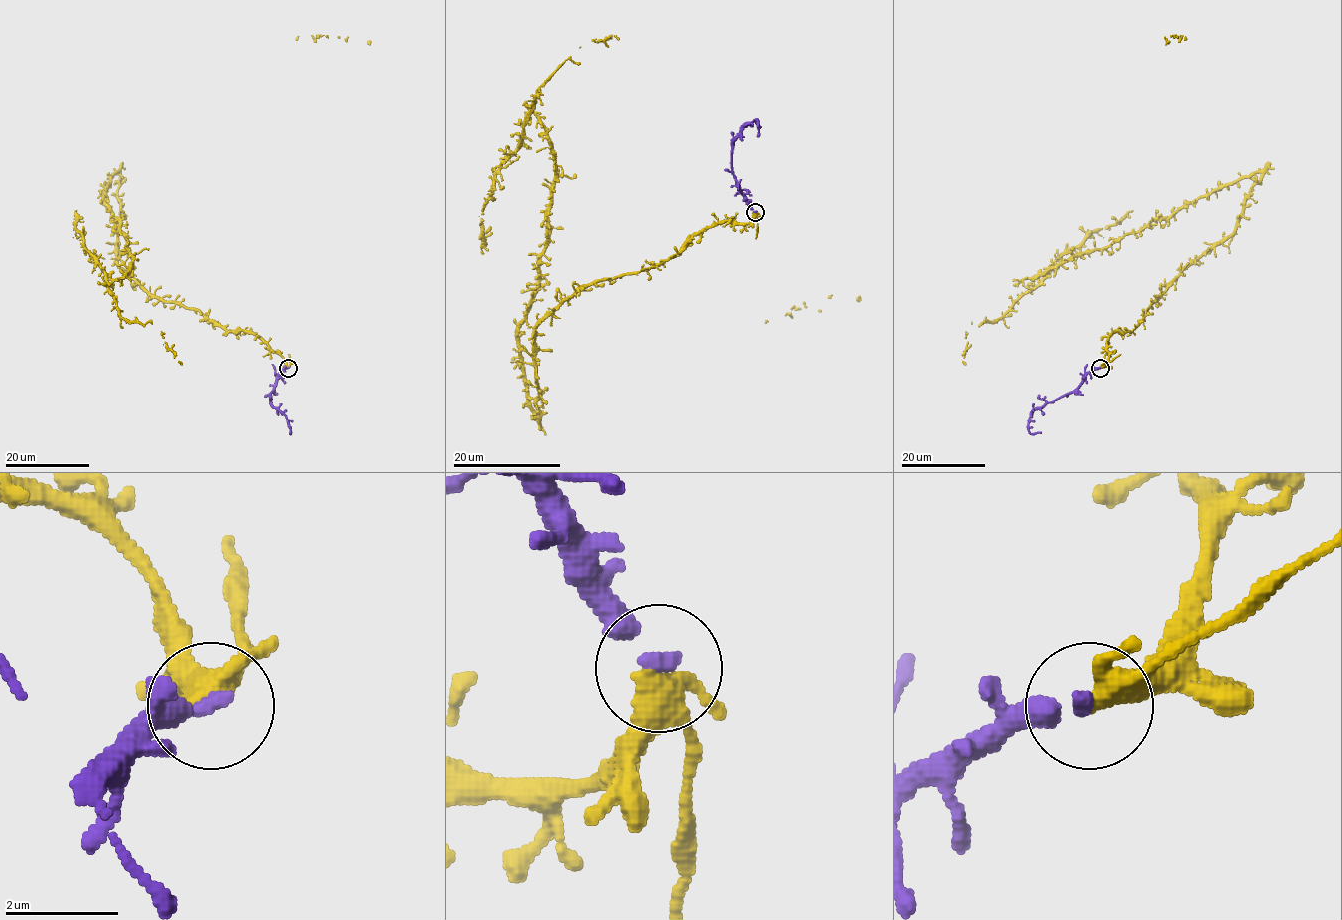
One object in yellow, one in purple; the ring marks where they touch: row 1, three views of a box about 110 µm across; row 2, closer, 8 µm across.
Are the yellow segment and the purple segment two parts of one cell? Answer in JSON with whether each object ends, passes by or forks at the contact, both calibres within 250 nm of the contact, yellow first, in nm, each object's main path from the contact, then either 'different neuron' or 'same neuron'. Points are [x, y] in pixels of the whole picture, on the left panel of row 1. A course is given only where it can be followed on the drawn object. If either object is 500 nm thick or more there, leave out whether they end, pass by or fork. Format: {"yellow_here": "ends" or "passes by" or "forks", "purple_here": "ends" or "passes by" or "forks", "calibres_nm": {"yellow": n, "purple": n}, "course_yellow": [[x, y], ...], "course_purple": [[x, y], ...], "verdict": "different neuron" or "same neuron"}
{"yellow_here": "forks", "purple_here": "ends", "calibres_nm": {"yellow": 320, "purple": 280}, "course_yellow": [[287, 367], [258, 337], [151, 297], [117, 264], [119, 173], [103, 201], [131, 263], [113, 289], [76, 210]], "course_purple": [[288, 367], [278, 376], [270, 403], [287, 420], [290, 433]], "verdict": "same neuron"}

